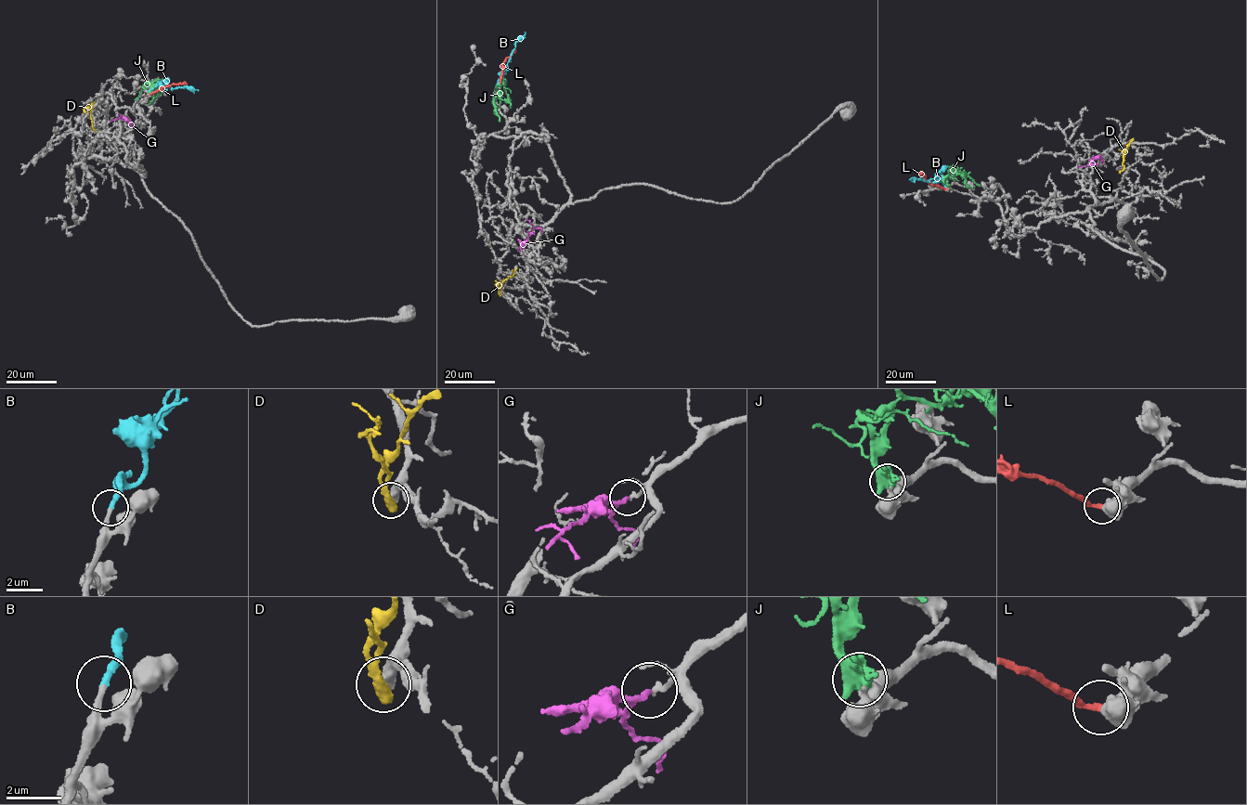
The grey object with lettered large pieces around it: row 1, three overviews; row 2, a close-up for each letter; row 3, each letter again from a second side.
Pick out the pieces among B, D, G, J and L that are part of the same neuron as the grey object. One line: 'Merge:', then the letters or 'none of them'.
Merge: B

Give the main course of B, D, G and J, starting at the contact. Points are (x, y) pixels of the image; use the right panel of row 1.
B: (945, 186), (942, 177), (936, 175), (928, 181), (909, 179)
D: (1131, 140), (1123, 154), (1123, 169), (1119, 173)
G: (1102, 156), (1090, 164), (1098, 164)
J: (947, 186), (946, 179), (950, 170), (955, 170), (963, 176), (957, 168), (948, 166)

